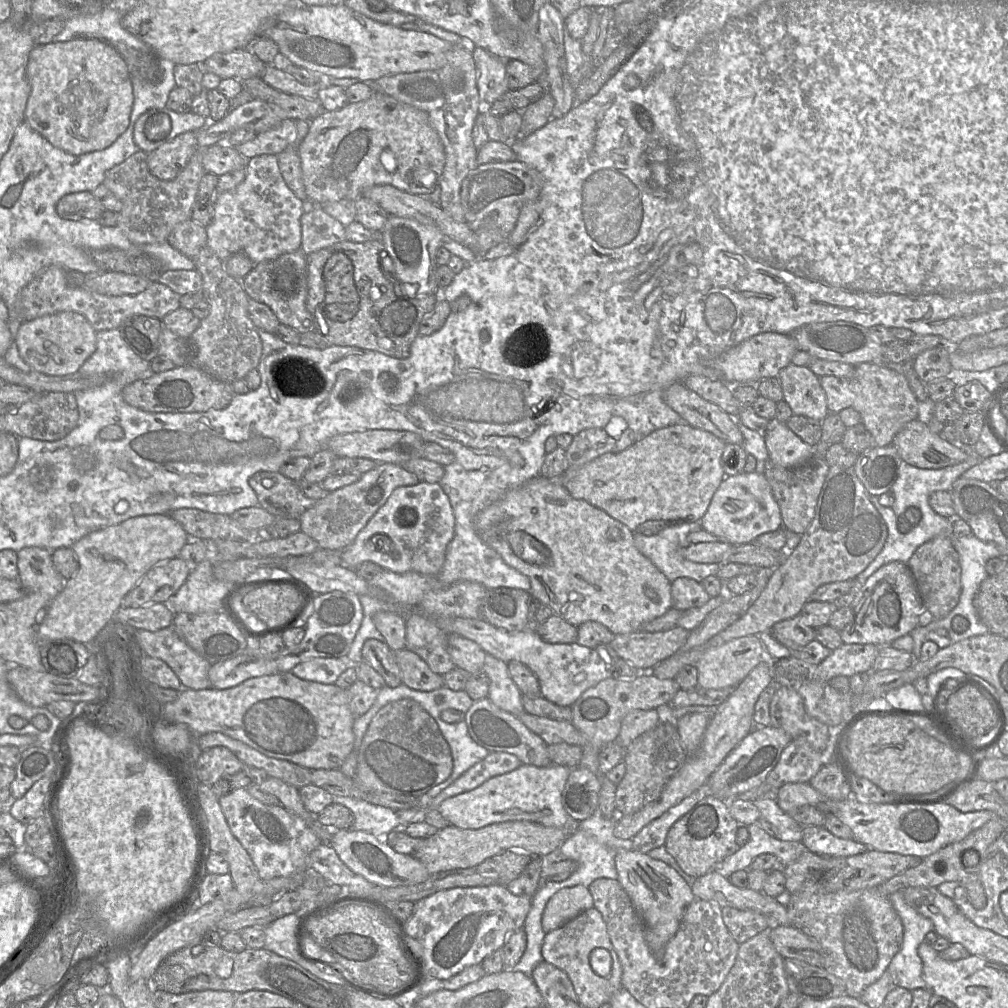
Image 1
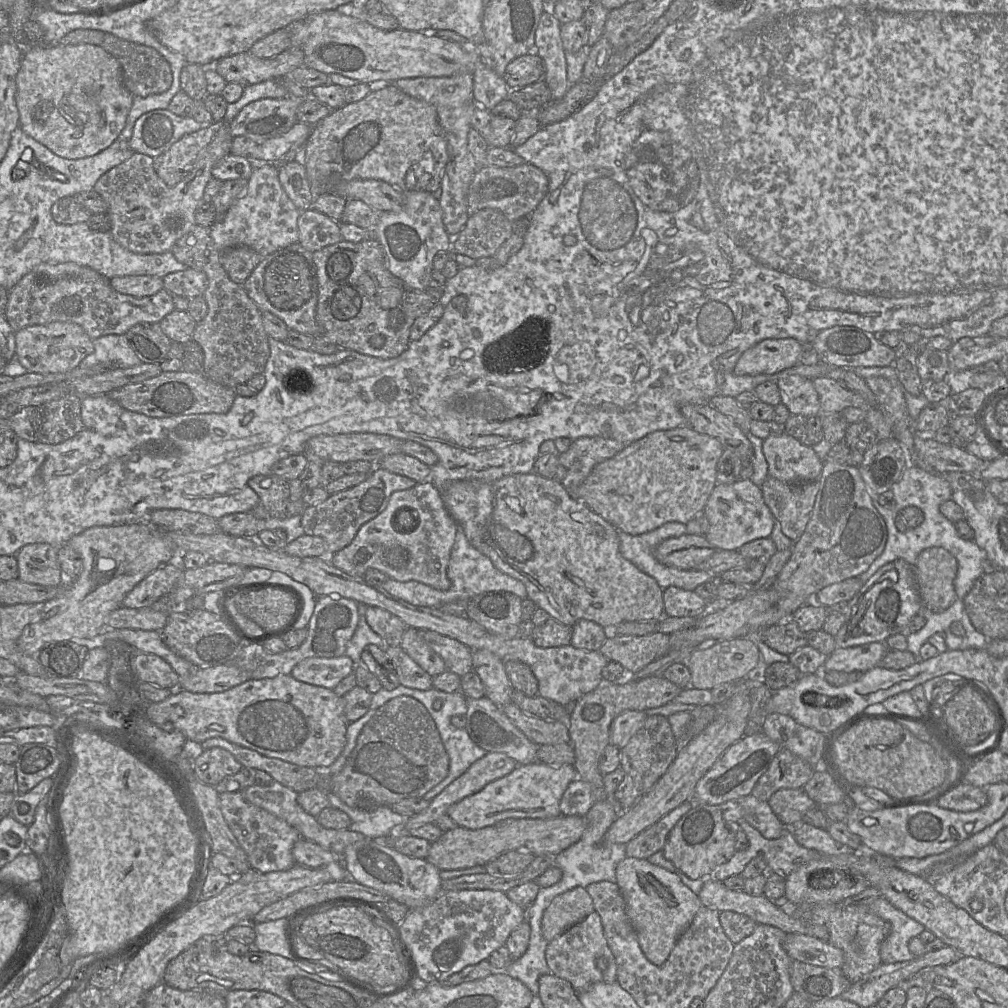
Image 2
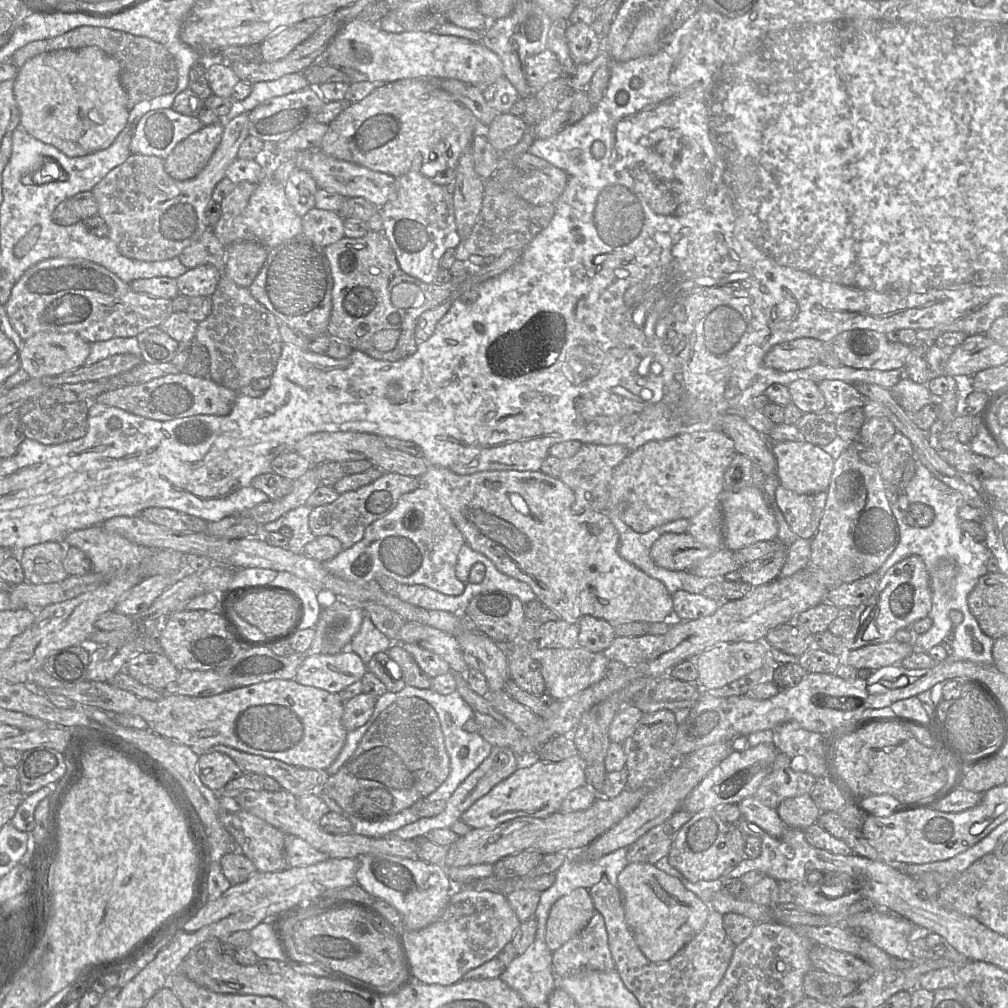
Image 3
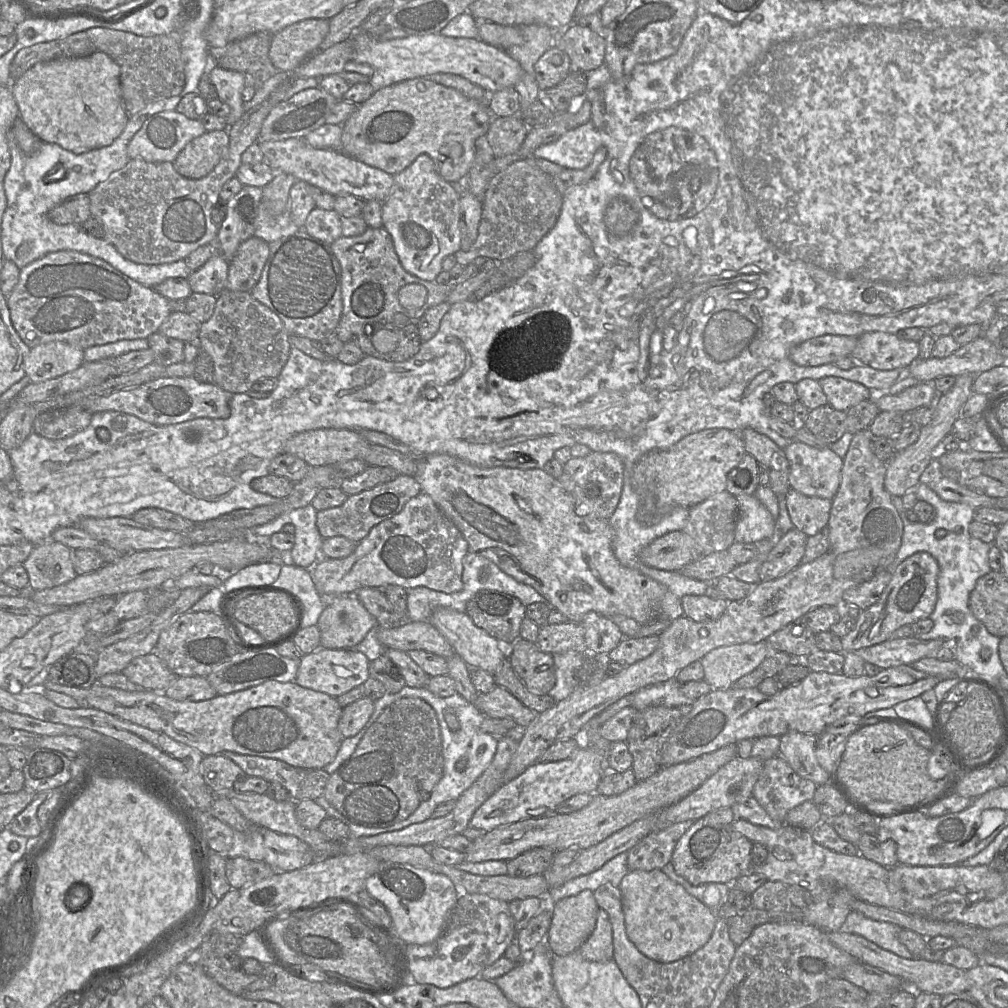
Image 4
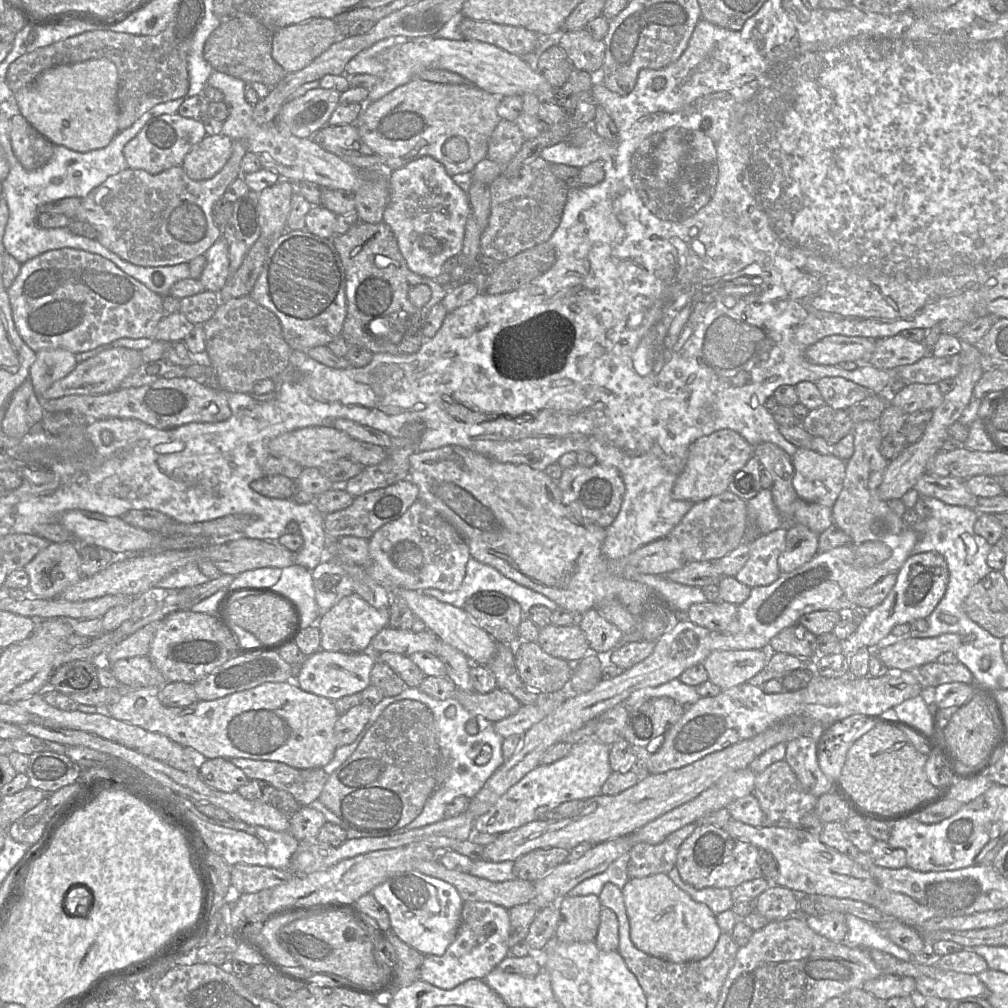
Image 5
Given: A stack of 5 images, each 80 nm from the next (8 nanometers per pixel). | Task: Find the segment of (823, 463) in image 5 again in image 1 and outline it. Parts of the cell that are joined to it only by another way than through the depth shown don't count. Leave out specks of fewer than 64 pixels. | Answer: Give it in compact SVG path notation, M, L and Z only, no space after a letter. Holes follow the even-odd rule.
M776 423L765 434L769 458L784 468L795 468L810 463L815 457L815 447L802 441L785 423Z

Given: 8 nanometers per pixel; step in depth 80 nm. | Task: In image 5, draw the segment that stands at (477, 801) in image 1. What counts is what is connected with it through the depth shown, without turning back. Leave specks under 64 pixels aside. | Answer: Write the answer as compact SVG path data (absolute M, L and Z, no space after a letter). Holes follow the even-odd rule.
M587 739L573 745L570 753L566 757L548 765L539 764L509 788L487 813L474 820L474 832L499 835L538 820L539 818L541 819L541 816L545 813L555 809L564 802L586 800L600 795L603 784L612 773L609 763L609 752L610 745L594 739Z

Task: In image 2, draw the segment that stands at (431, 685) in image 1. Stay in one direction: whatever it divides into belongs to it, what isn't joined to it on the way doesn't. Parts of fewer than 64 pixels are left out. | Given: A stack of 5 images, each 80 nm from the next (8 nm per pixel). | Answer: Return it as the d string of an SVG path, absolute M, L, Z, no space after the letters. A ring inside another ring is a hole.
M400 645L386 647L385 652L393 664L401 685L422 691L433 687L433 677L423 670Z

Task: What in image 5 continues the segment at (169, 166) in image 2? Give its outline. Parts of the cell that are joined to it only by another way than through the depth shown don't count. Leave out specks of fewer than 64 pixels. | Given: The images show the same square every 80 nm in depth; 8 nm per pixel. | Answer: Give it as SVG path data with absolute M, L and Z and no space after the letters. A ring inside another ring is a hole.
M222 133L206 135L186 154L181 166L191 179L208 180L224 167L233 143L233 139Z

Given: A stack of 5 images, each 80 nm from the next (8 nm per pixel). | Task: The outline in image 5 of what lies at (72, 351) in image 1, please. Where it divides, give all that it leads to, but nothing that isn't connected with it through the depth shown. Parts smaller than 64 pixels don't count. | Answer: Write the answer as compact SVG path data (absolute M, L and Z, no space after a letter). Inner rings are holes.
M42 349L36 352L36 360L30 367L29 379L38 395L57 380L65 377L78 364L75 354L64 349Z

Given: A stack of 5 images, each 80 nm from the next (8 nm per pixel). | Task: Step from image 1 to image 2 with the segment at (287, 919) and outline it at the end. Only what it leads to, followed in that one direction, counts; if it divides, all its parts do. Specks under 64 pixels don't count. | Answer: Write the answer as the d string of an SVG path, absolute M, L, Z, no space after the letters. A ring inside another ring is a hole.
M281 918L274 921L255 924L253 929L256 938L251 949L280 955L293 960L285 938L285 919L286 918Z

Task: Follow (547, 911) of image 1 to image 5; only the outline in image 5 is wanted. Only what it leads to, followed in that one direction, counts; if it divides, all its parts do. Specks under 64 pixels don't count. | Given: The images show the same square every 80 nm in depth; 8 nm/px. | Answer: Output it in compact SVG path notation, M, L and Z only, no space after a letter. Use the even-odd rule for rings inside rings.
M566 896L558 902L561 920L555 938L563 943L591 942L595 940L601 904L598 896Z

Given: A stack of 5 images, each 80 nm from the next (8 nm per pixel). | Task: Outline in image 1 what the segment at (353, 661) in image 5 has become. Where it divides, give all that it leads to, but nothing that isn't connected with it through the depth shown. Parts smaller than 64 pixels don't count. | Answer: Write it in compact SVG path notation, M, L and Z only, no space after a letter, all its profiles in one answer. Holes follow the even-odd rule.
M311 658L297 664L291 672L308 681L323 684L335 684L337 678L347 669L346 658Z

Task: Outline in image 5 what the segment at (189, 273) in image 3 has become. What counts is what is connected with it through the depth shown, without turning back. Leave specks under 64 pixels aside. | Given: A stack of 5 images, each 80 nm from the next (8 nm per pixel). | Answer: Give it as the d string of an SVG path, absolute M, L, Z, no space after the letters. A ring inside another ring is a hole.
M221 236L205 253L206 266L199 277L205 290L220 292L230 277L229 250Z

